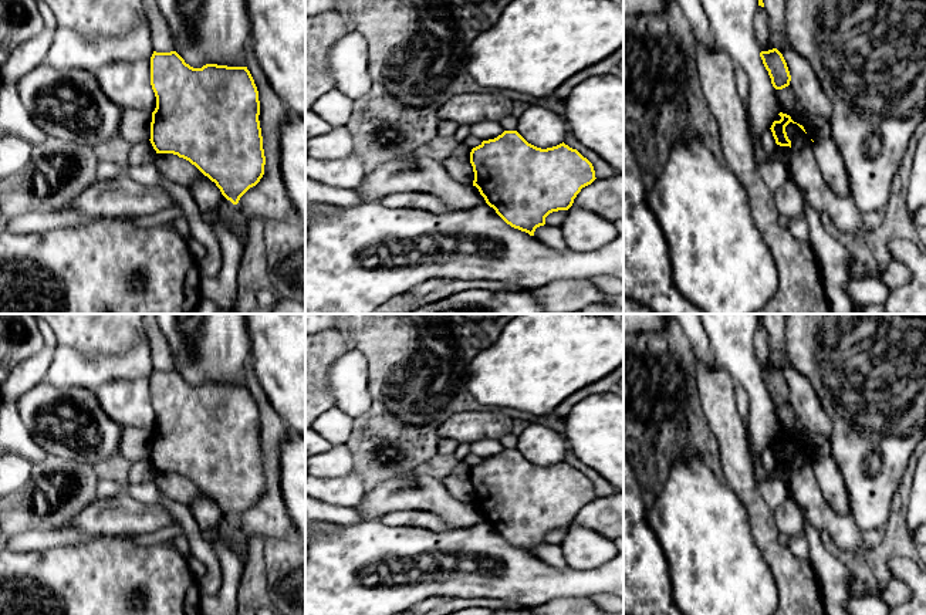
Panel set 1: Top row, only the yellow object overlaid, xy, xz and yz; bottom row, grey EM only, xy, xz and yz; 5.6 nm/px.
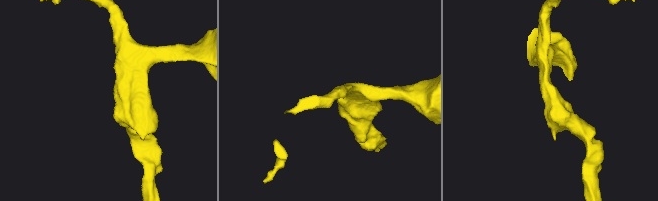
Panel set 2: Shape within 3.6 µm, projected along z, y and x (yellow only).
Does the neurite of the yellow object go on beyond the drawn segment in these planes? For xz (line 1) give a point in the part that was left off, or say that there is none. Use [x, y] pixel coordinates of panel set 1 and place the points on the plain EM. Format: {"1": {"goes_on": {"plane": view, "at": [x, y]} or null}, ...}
{"1": {"goes_on": null}}

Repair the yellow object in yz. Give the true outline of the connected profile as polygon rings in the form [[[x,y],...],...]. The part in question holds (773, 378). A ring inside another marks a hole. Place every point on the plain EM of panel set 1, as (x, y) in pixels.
[[[773,366],[768,369],[761,369],[760,375],[766,388],[768,389],[773,405],[775,408],[788,405],[791,393],[783,372],[777,366]]]

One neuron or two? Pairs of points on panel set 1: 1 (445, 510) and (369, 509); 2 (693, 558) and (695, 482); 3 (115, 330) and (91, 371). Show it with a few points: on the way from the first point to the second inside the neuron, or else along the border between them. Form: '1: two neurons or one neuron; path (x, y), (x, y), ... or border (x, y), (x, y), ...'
1: one neuron; path (426, 499), (388, 499)
2: one neuron; path (695, 540), (695, 500)
3: two neurons; border (134, 344), (122, 352), (95, 355), (68, 348)

